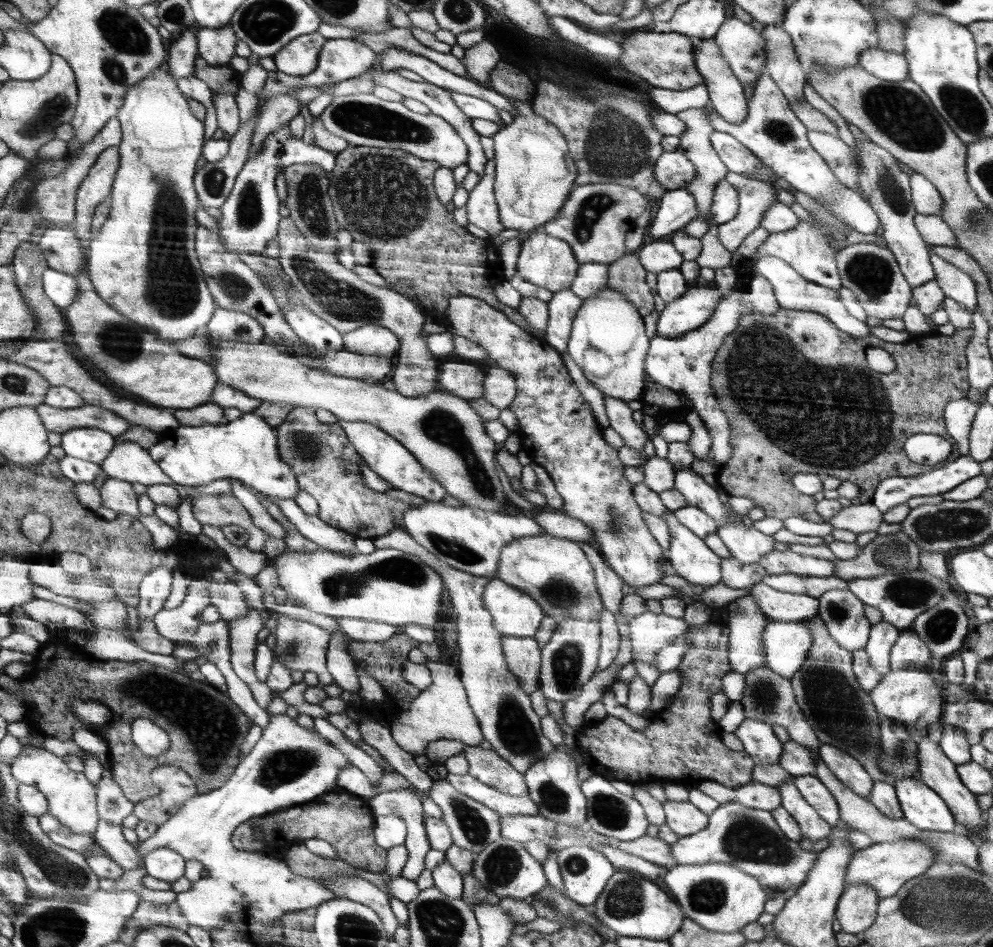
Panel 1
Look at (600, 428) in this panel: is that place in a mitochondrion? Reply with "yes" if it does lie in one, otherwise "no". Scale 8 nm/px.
no

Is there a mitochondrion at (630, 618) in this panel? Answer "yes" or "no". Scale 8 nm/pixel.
no

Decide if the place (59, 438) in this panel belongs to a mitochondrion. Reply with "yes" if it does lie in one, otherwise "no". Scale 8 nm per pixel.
no

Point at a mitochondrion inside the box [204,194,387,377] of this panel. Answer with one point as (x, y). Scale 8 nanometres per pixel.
(232, 286)

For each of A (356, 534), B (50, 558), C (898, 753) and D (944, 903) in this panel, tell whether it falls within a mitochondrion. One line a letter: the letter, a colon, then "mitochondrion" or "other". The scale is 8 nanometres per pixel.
A: other
B: other
C: mitochondrion
D: mitochondrion

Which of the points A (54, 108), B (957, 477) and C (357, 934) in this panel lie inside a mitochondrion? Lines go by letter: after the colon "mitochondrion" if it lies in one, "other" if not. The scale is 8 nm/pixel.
A: mitochondrion
B: other
C: mitochondrion

